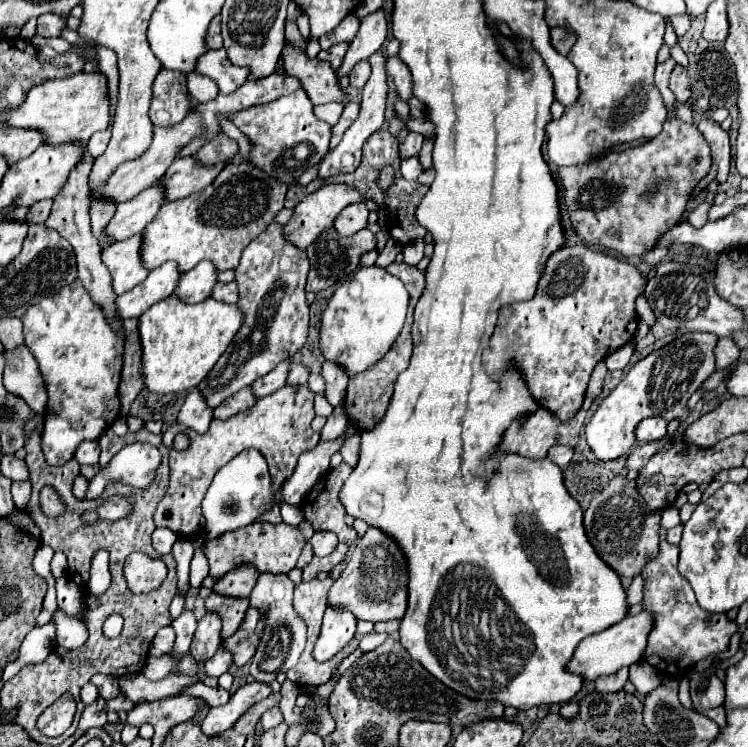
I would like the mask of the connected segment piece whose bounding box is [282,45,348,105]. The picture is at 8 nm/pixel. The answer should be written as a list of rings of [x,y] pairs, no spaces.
[[[286,45],[282,51],[284,67],[288,75],[296,75],[302,81],[308,97],[314,105],[324,105],[330,101],[346,103],[348,93],[340,87],[336,79],[336,71],[328,67],[328,63],[310,59],[302,49]]]

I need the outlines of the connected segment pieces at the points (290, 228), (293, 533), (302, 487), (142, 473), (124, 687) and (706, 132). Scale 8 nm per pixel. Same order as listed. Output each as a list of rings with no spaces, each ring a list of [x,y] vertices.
[[[328,183],[328,185],[320,187],[320,189],[316,189],[314,193],[306,195],[306,197],[294,207],[292,219],[284,225],[284,233],[286,233],[286,237],[288,237],[294,245],[298,245],[300,249],[306,249],[322,231],[326,231],[328,227],[334,225],[334,219],[338,217],[338,213],[340,213],[344,207],[348,207],[348,205],[352,205],[352,203],[360,203],[360,201],[366,201],[366,197],[362,197],[360,191],[354,189],[352,185],[346,185],[346,183]]]
[[[256,521],[256,523],[250,523],[248,527],[242,527],[240,531],[232,531],[228,535],[208,539],[204,553],[210,563],[210,575],[216,579],[220,579],[224,573],[228,573],[230,569],[234,569],[240,563],[252,563],[258,567],[260,573],[264,573],[264,571],[288,573],[292,567],[296,567],[296,561],[300,557],[304,543],[306,543],[306,539],[298,531],[298,527],[292,527],[286,523],[274,525],[274,523],[266,523],[266,521]]]
[[[342,437],[330,443],[318,443],[312,451],[306,451],[298,465],[296,471],[292,473],[292,477],[284,483],[282,495],[286,503],[298,505],[304,501],[304,497],[308,495],[308,491],[324,477],[324,473],[330,467],[330,457],[340,449]]]
[[[132,443],[118,451],[106,467],[90,481],[86,499],[98,499],[108,483],[126,483],[132,487],[148,487],[154,469],[160,465],[160,451],[150,443]]]
[[[136,673],[136,675],[120,677],[118,683],[120,683],[120,693],[130,701],[156,701],[156,699],[178,695],[180,689],[184,685],[192,685],[194,679],[186,675],[178,675],[178,677],[168,677],[154,683],[154,681],[148,681],[142,673]]]
[[[700,119],[698,121],[698,131],[704,135],[704,139],[708,141],[710,149],[712,149],[712,167],[710,173],[700,181],[700,185],[694,189],[692,199],[696,199],[698,191],[706,189],[706,185],[712,179],[718,179],[720,183],[726,181],[728,171],[730,171],[730,143],[728,143],[728,131],[724,131],[716,121],[712,119]]]

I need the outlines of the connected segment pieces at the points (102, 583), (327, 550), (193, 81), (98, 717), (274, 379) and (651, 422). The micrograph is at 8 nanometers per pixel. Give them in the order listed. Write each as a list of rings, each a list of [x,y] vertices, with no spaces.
[[[98,551],[94,555],[94,559],[92,559],[88,591],[90,591],[90,595],[98,597],[98,595],[108,591],[110,583],[112,583],[112,575],[110,575],[110,569],[108,569],[108,553],[106,551]]]
[[[314,531],[314,535],[310,537],[310,545],[312,545],[314,555],[326,557],[326,555],[330,555],[336,549],[338,539],[330,531]]]
[[[190,73],[188,75],[188,91],[190,95],[196,99],[196,101],[208,101],[208,99],[214,99],[218,95],[218,87],[212,79],[208,77],[200,77],[196,73]]]
[[[98,697],[96,703],[88,705],[80,717],[80,725],[78,729],[80,731],[88,731],[90,727],[102,727],[106,723],[106,713],[102,711],[104,709],[104,699]]]
[[[284,361],[280,363],[272,373],[256,379],[256,383],[252,383],[254,387],[254,395],[260,399],[264,395],[270,395],[274,393],[276,389],[284,387],[286,385],[286,379],[288,379],[288,367],[290,367],[290,361]]]
[[[648,417],[648,419],[640,421],[640,425],[636,427],[636,439],[638,441],[662,439],[666,435],[666,425],[668,425],[668,421],[660,419],[660,417]]]

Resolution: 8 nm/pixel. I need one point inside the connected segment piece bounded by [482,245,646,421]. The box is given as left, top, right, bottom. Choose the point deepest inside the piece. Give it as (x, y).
(584, 304)

